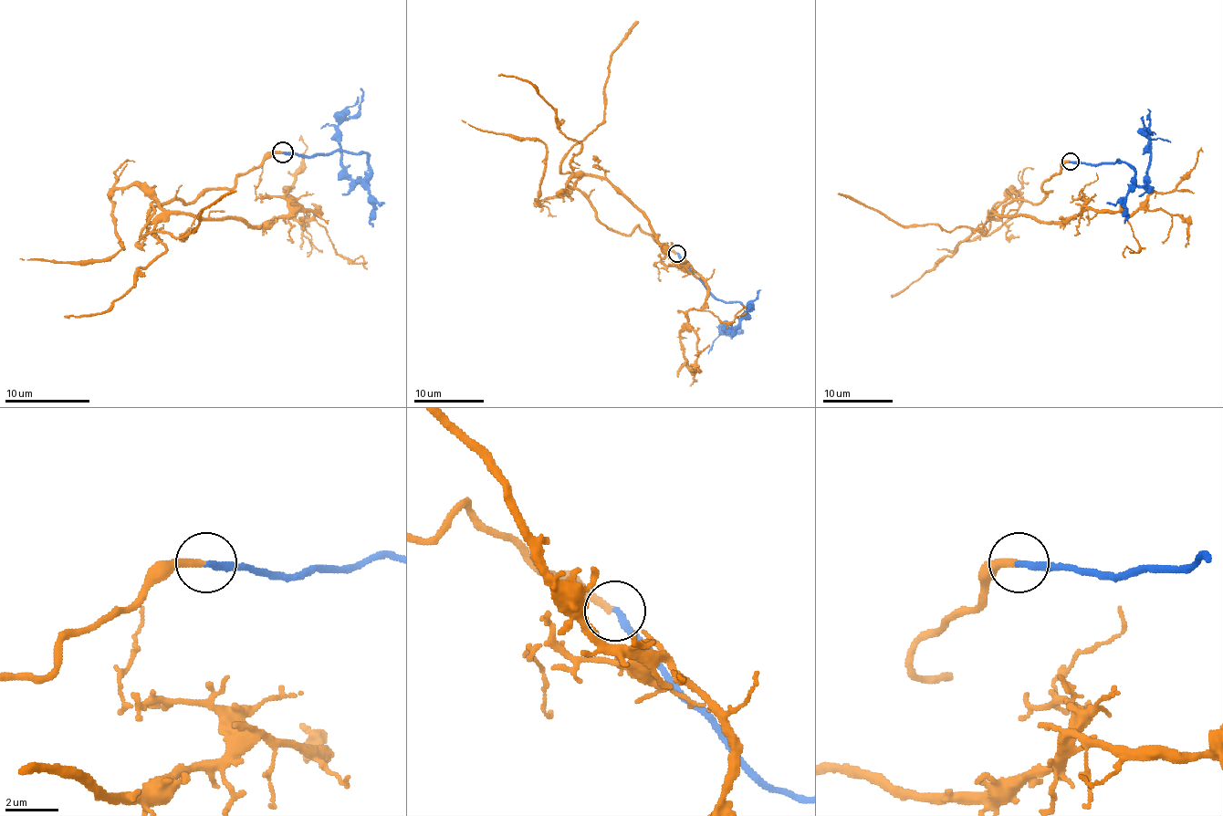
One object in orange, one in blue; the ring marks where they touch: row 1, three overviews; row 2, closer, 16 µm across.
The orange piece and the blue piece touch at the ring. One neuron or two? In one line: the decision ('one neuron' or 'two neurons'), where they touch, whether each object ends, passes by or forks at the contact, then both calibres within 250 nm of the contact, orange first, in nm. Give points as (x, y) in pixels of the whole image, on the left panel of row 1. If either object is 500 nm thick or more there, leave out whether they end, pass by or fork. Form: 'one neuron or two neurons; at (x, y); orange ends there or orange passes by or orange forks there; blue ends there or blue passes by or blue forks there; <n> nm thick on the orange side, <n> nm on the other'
one neuron; at (283, 152); orange ends there; blue ends there; 280 nm thick on the orange side, 280 nm on the other

